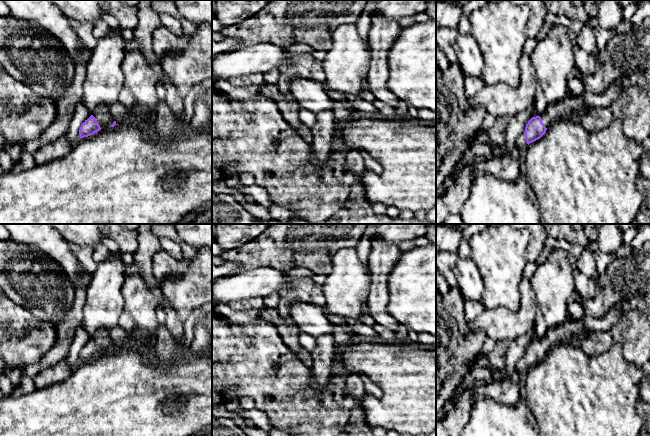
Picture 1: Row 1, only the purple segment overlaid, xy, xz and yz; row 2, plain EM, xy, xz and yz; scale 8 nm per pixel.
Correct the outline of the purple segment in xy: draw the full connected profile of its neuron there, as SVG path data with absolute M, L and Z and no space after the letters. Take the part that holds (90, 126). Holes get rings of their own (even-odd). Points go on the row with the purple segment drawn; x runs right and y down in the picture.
M100 103L94 110L93 114L85 120L80 129L80 138L88 137L106 127L114 127L116 121L105 103Z

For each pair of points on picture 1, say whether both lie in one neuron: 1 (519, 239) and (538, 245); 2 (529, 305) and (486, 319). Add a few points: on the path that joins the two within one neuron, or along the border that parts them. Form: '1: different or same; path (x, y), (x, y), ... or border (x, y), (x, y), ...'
1: different; border (530, 234), (530, 240), (525, 253), (526, 260)
2: same; path (518, 316), (515, 319), (497, 319)

